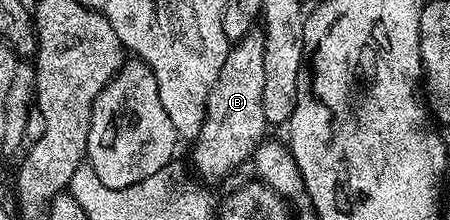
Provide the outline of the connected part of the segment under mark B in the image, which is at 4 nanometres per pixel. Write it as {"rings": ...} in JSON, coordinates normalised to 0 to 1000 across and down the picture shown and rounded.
{"rings":[[[564,136],[524,186],[511,214],[504,264],[496,282],[496,318],[487,318],[487,355],[478,355],[478,391],[460,445],[456,550],[442,591],[438,632],[427,641],[429,745],[438,782],[456,818],[491,818],[509,800],[536,741],[551,732],[573,655],[591,623],[593,568],[584,518],[584,227],[589,223],[587,141]]]}

